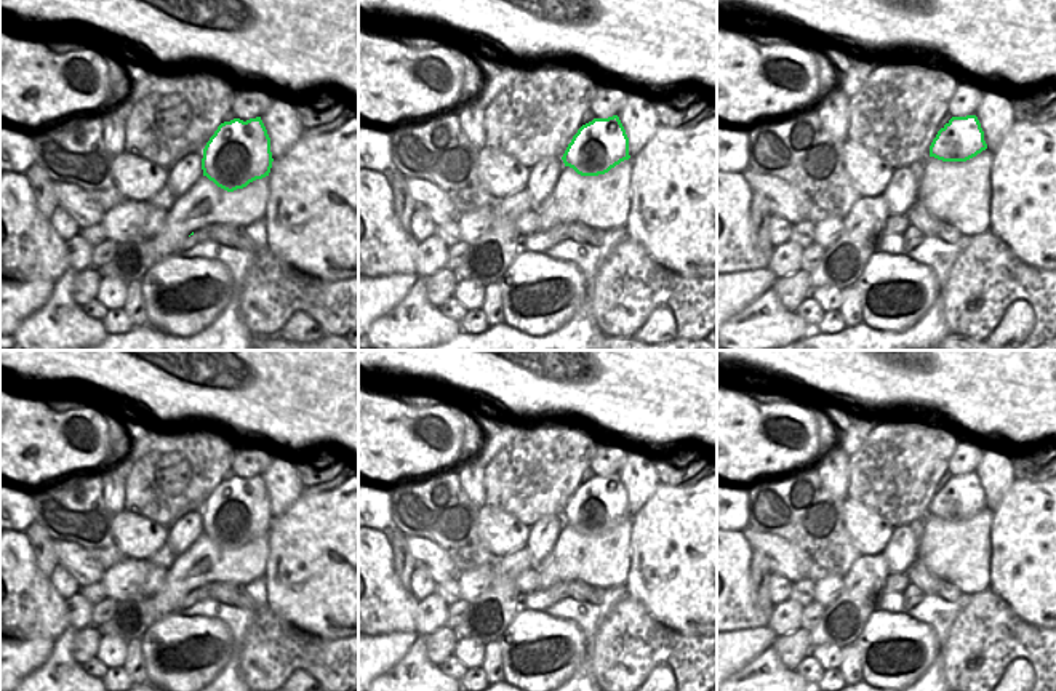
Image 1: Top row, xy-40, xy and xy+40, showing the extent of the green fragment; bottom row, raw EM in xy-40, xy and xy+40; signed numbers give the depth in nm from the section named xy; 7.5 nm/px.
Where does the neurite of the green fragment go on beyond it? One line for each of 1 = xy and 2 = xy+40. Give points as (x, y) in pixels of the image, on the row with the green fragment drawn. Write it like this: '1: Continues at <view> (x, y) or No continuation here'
1: No continuation here
2: No continuation here.

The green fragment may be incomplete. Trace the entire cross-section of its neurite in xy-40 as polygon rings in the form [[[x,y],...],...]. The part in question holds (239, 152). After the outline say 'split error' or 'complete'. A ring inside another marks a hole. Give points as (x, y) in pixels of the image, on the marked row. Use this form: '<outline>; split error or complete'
[[[261,117],[234,118],[218,126],[203,149],[203,176],[218,187],[234,192],[269,176],[272,168],[270,138]]]; complete

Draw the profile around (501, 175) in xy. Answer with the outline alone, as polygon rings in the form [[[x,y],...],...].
[[[483,147],[477,158],[478,179],[494,200],[507,198],[526,189],[530,168],[514,157]]]

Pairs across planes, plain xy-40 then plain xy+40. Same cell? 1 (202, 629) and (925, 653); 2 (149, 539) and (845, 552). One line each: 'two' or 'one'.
1: one
2: two

